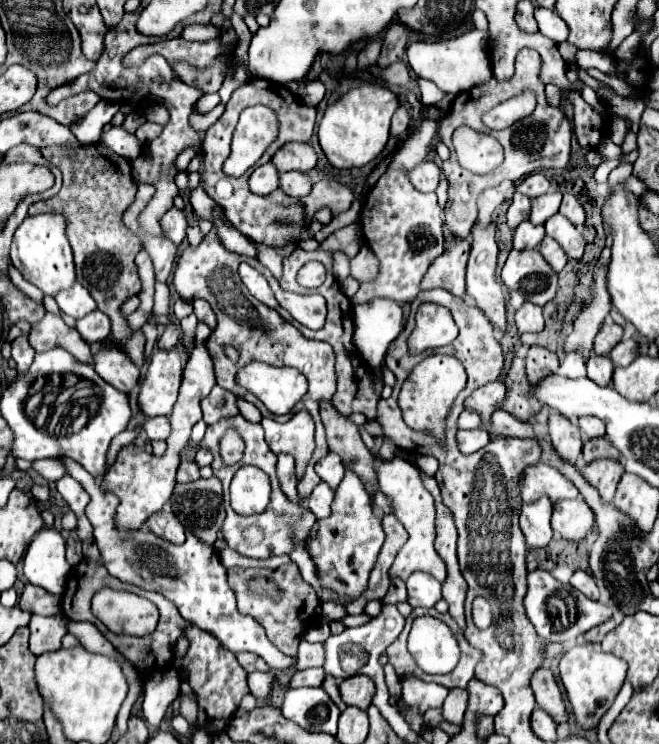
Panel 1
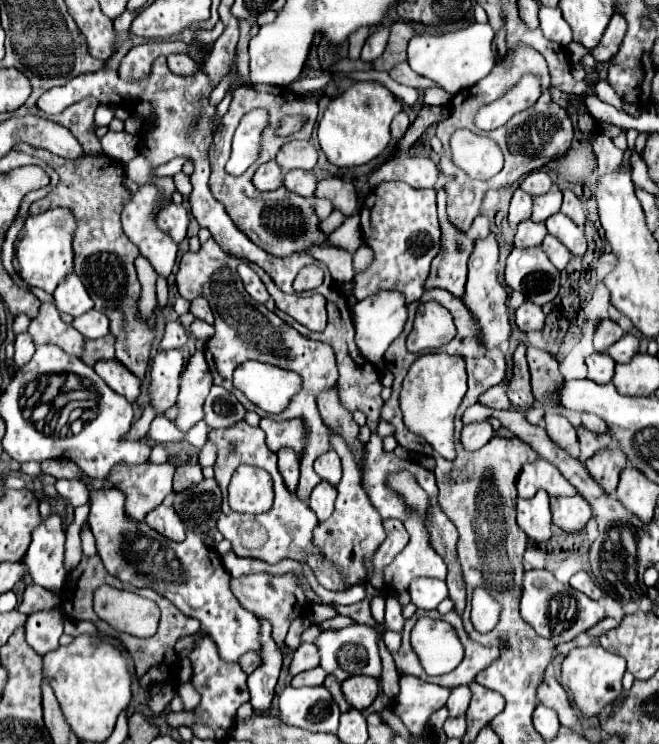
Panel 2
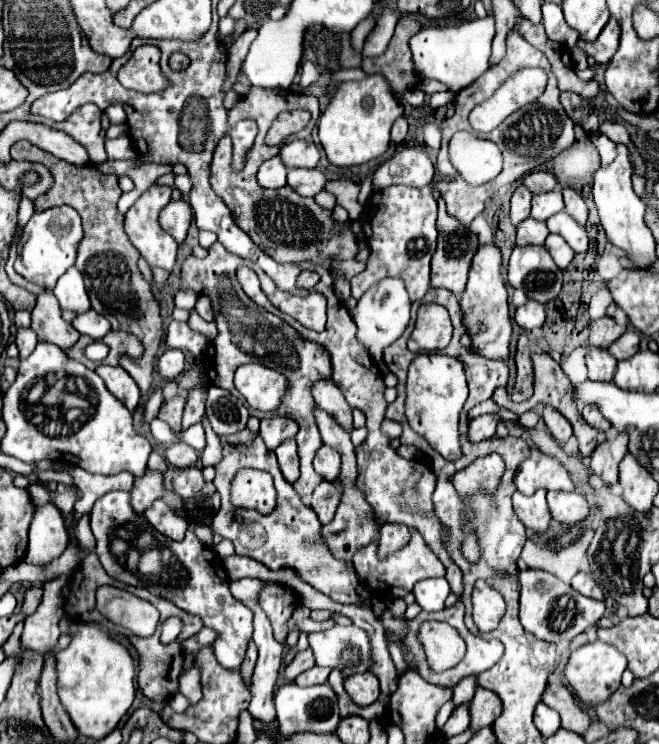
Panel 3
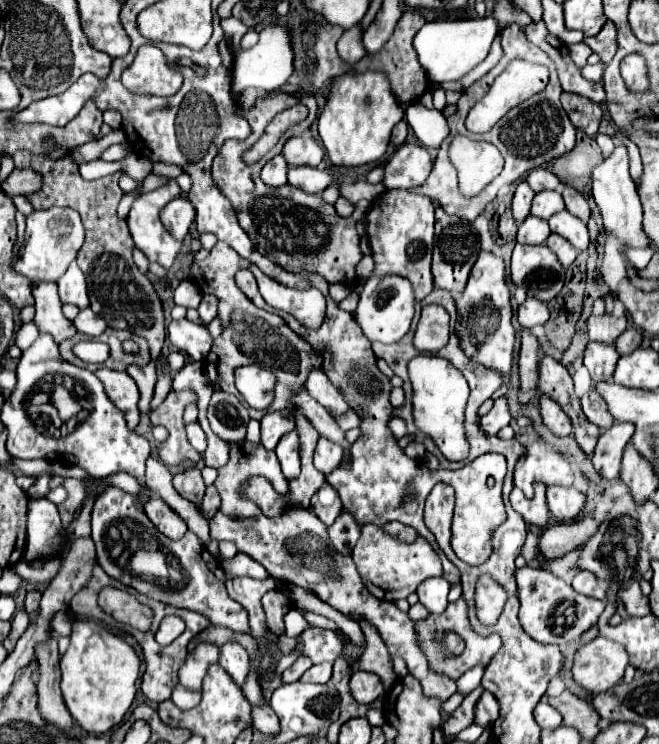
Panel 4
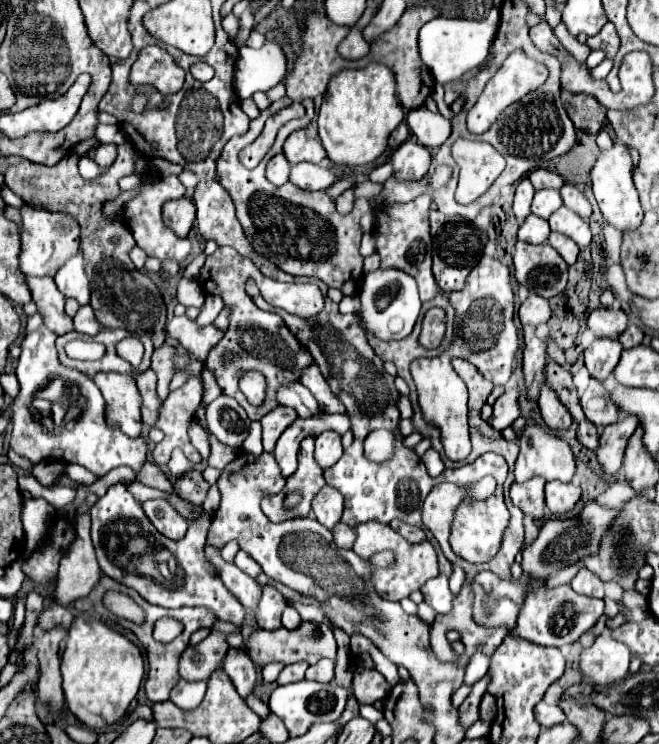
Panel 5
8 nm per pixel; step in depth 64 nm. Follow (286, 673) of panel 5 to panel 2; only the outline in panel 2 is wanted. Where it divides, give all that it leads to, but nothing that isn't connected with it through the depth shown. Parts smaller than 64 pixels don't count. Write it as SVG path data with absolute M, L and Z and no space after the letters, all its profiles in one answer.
M300 642L300 646L294 652L292 664L290 664L290 674L296 676L296 674L310 670L310 668L316 668L316 666L320 666L320 652L318 652L316 644Z

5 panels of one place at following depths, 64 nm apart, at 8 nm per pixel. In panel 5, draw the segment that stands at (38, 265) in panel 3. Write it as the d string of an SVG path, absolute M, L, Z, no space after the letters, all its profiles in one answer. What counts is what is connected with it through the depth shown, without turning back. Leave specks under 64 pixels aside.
M24 206L22 210L22 250L20 270L26 276L56 276L56 272L80 250L80 224L64 212L36 210Z

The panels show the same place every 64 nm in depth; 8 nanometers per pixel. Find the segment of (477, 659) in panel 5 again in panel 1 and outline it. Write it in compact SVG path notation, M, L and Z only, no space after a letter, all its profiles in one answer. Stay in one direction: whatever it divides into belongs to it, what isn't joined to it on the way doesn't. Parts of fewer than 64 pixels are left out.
M450 690L444 706L442 706L442 718L450 724L460 726L464 720L464 712L466 712L466 704L468 704L468 692L466 690Z

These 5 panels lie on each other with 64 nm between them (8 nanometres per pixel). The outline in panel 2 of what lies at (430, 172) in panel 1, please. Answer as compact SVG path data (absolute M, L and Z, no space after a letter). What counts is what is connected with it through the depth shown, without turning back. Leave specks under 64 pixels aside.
M426 156L394 158L380 166L368 182L374 188L384 180L402 180L412 188L434 188L438 180L438 166Z

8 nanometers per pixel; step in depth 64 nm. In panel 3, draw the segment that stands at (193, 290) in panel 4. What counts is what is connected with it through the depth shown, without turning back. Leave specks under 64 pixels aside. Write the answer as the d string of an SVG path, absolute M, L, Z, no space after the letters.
M180 290L180 292L176 294L174 302L176 302L176 306L178 306L178 308L192 310L192 308L194 308L194 304L196 304L196 294L194 294L194 292L190 292L190 290Z

